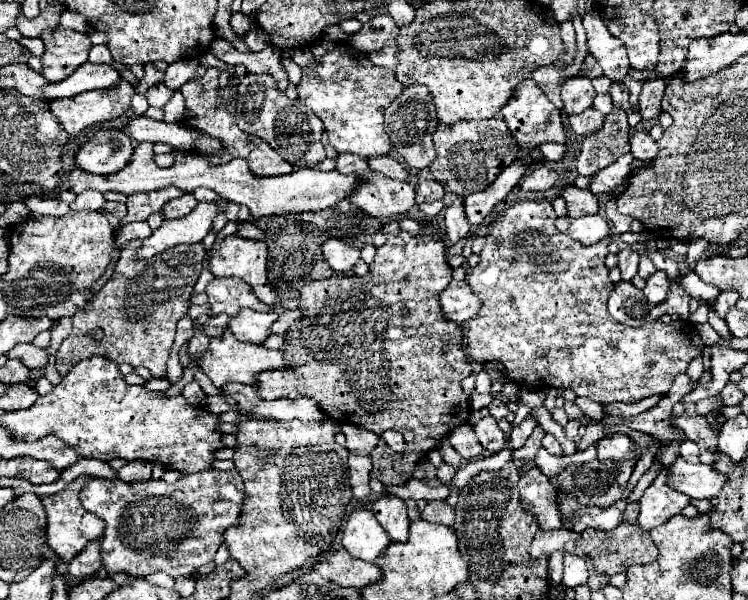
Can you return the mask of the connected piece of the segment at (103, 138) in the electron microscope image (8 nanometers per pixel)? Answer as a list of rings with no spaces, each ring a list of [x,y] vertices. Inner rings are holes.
[[[101,128],[75,154],[79,168],[91,174],[119,172],[133,154],[129,136],[119,128]]]

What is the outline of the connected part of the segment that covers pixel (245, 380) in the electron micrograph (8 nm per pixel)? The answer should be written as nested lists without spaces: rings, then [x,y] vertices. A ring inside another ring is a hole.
[[[229,330],[223,332],[221,338],[211,338],[209,348],[193,358],[197,362],[197,366],[213,380],[213,384],[217,388],[221,388],[227,382],[241,382],[241,384],[253,384],[255,376],[265,372],[265,370],[281,370],[283,368],[283,352],[281,350],[267,350],[259,344],[247,344],[247,342],[239,342]]]

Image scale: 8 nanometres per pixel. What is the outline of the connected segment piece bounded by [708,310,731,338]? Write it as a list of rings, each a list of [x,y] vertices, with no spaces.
[[[712,310],[709,313],[708,322],[715,328],[715,330],[717,330],[717,332],[719,332],[719,334],[721,334],[721,336],[723,336],[723,338],[729,338],[729,336],[731,336],[731,332],[729,332],[725,320],[719,318],[719,316]]]

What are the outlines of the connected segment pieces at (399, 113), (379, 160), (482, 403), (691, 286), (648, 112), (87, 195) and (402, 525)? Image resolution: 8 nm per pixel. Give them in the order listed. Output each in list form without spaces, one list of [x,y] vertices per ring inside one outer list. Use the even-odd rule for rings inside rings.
[[[421,86],[403,88],[403,94],[399,96],[399,100],[395,100],[395,104],[389,106],[389,110],[385,114],[385,132],[391,140],[393,150],[397,152],[399,158],[403,158],[403,162],[409,170],[413,170],[413,172],[425,170],[435,160],[435,148],[433,148],[431,134],[435,132],[437,124],[439,122],[435,116],[435,108],[431,104],[431,96]],[[413,96],[417,96],[417,98],[413,98]]]
[[[373,156],[369,158],[369,168],[377,170],[381,174],[385,174],[391,180],[401,180],[401,182],[409,182],[413,176],[403,168],[401,162],[397,162],[391,156]]]
[[[489,392],[489,394],[473,394],[469,400],[471,400],[471,408],[473,410],[481,410],[481,408],[485,408],[485,406],[489,406],[491,402],[493,402],[493,394]]]
[[[695,272],[685,274],[683,280],[681,280],[681,286],[683,286],[683,290],[685,290],[691,298],[701,300],[701,302],[705,302],[705,300],[715,300],[715,298],[719,296],[719,288],[713,286],[713,284],[703,282]]]
[[[661,78],[655,80],[645,80],[643,90],[639,94],[639,114],[645,122],[653,120],[661,112],[661,98],[665,92],[665,84]]]
[[[87,190],[87,192],[81,192],[75,202],[71,204],[71,210],[101,210],[101,204],[105,202],[103,194],[97,192],[97,190]]]
[[[383,494],[373,504],[373,512],[393,542],[405,542],[407,540],[409,518],[407,518],[407,506],[401,498],[391,496],[391,494]]]

